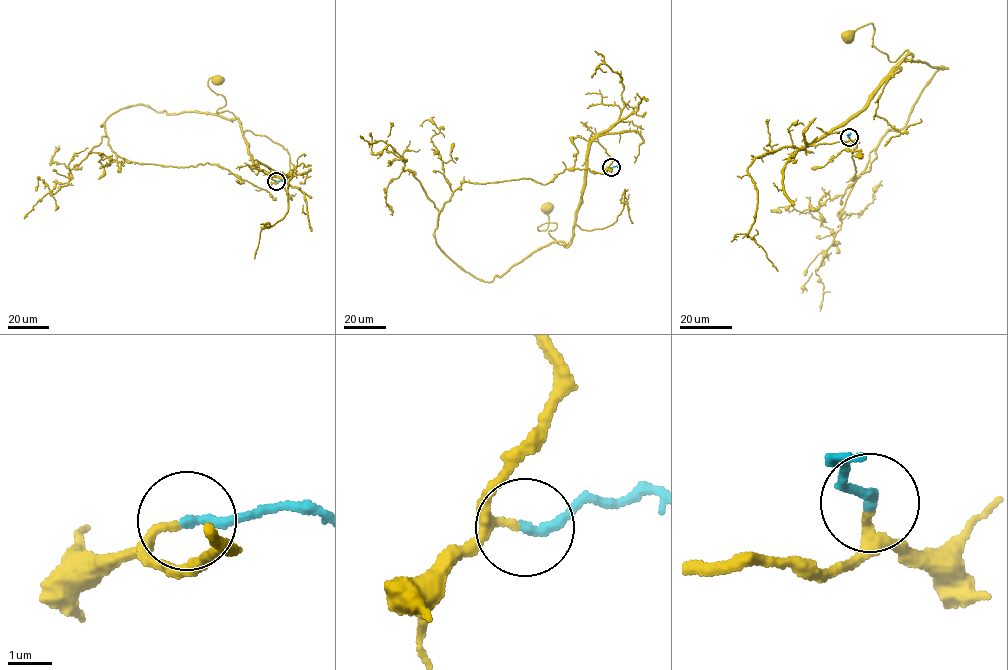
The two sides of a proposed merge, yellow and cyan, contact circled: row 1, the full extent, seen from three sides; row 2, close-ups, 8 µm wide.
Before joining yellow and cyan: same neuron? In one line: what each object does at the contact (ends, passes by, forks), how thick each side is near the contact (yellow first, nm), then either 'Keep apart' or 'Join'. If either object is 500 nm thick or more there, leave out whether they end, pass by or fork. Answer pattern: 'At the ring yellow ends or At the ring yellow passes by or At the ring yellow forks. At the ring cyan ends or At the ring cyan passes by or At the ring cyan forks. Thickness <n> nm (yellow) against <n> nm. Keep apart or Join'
At the ring yellow passes by. At the ring cyan ends. Thickness 140 nm (yellow) against 240 nm. Join

